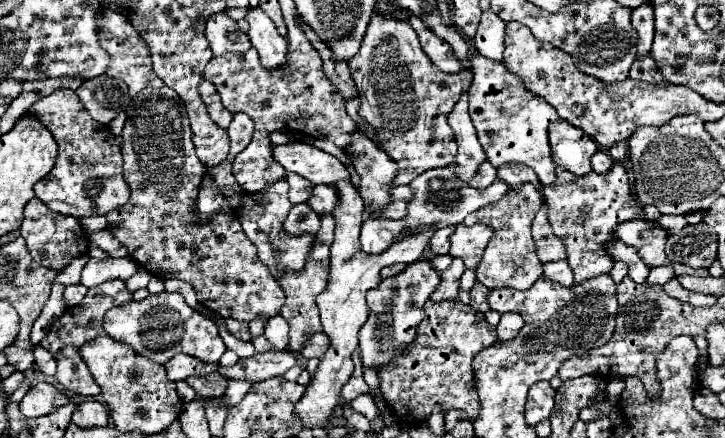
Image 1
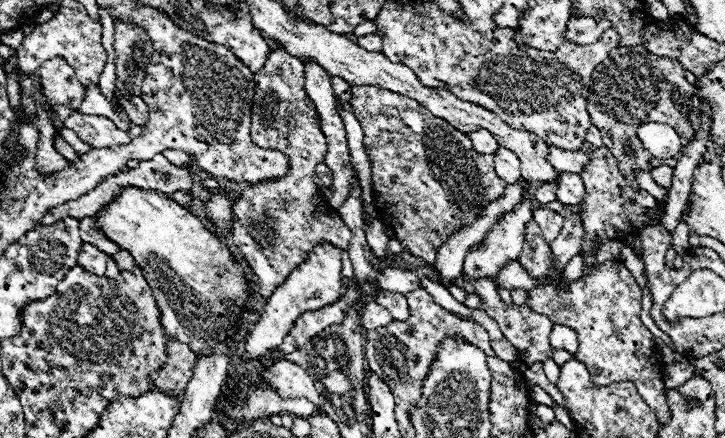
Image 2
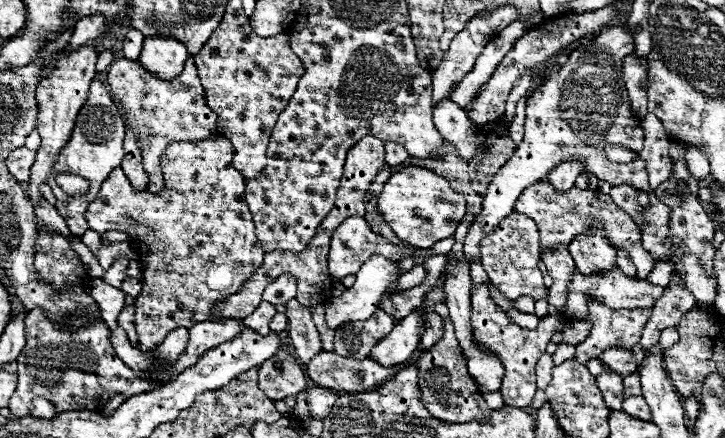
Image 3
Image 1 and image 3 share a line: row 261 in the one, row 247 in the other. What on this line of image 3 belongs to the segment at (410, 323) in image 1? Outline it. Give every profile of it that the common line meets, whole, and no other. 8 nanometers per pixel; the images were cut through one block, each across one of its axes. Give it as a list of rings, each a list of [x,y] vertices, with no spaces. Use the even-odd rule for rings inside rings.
[[[404,166],[402,170],[392,172],[384,184],[382,194],[378,196],[378,210],[400,240],[416,248],[430,248],[434,242],[454,234],[458,222],[462,222],[466,214],[466,200],[464,194],[452,190],[446,178],[422,166]]]

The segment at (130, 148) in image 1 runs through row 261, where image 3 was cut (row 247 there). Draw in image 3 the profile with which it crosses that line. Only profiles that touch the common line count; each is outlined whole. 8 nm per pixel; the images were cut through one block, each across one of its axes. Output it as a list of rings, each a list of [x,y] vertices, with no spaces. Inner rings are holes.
[[[226,138],[202,142],[172,142],[162,156],[166,188],[160,196],[134,190],[126,174],[118,166],[106,178],[100,194],[86,210],[90,230],[98,234],[110,230],[126,232],[130,236],[128,242],[132,242],[138,252],[138,262],[142,268],[142,292],[134,298],[134,326],[140,336],[140,348],[144,352],[152,350],[174,328],[190,328],[198,322],[212,320],[210,314],[214,302],[238,292],[242,284],[262,264],[264,250],[258,246],[258,238],[254,234],[252,214],[244,198],[244,178],[242,174],[238,174],[238,170],[232,168],[232,152],[234,148]]]

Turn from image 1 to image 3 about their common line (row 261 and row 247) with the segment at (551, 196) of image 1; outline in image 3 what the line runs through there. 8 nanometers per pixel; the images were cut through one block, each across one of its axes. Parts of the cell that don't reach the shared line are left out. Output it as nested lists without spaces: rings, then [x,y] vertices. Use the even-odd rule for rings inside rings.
[[[596,224],[592,230],[580,234],[568,244],[568,252],[572,254],[576,268],[584,274],[602,274],[616,268],[616,248],[608,244],[602,236],[602,226]]]

